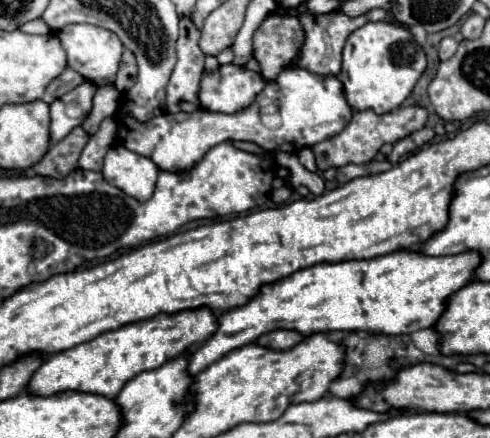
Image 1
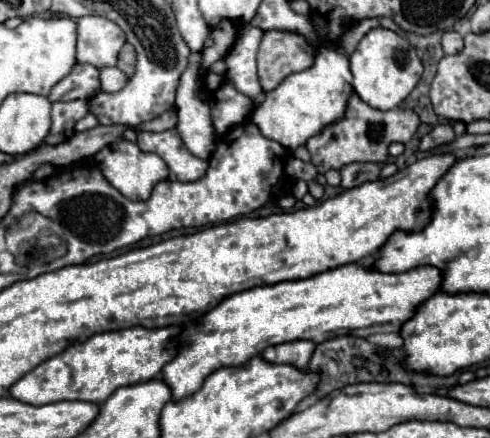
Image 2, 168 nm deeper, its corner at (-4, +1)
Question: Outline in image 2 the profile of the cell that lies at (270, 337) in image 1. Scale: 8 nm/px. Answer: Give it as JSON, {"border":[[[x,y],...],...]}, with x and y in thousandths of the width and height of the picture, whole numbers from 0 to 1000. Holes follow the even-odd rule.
{"border":[[[594,779],[594,783],[573,783],[545,792],[533,815],[545,829],[561,833],[598,833],[606,842],[622,842],[631,833],[631,820],[639,811],[639,779]]]}

